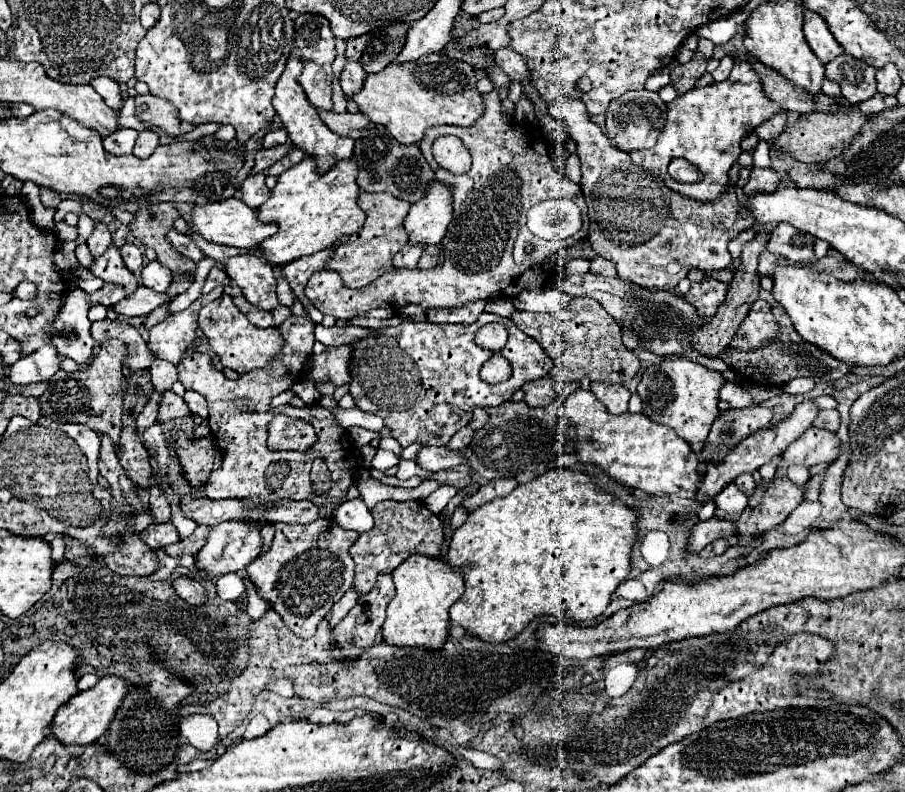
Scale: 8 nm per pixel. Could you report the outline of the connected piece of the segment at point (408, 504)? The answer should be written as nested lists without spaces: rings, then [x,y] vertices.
[[[379,501],[371,511],[375,517],[375,527],[361,533],[349,551],[355,561],[355,589],[361,595],[373,589],[377,573],[391,573],[401,561],[405,561],[413,553],[439,557],[443,543],[443,521],[439,515],[429,511],[423,501]]]

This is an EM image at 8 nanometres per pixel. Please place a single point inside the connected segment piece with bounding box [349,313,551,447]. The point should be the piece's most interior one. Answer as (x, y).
(423, 379)

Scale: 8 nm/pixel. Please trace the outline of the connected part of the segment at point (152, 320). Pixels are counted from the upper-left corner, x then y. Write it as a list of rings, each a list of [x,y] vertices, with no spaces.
[[[167,304],[163,306],[159,306],[161,308],[157,308],[153,310],[149,315],[147,316],[146,321],[146,329],[149,331],[151,327],[155,326],[157,323],[160,323],[163,321],[168,315],[170,315],[170,310]]]

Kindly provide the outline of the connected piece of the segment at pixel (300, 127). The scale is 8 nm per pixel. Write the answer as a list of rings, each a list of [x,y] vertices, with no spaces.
[[[289,57],[285,71],[281,73],[277,85],[275,85],[275,97],[273,97],[273,107],[277,111],[277,115],[281,117],[289,139],[295,143],[295,147],[305,149],[309,155],[315,155],[321,171],[327,171],[329,167],[333,167],[333,163],[337,159],[349,159],[353,155],[353,145],[355,141],[351,137],[339,137],[333,131],[329,131],[325,127],[325,123],[319,119],[317,109],[307,101],[303,87],[299,83],[299,75],[303,71],[303,61],[297,57]]]

